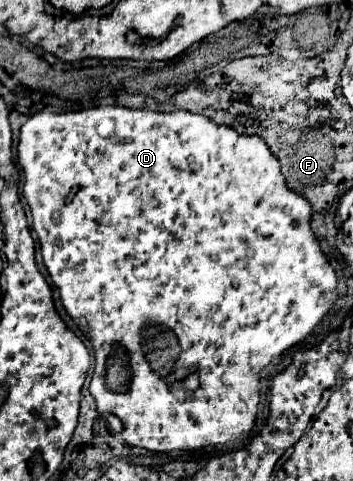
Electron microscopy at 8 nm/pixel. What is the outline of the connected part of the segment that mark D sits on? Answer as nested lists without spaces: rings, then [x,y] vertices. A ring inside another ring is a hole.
[[[99,105],[94,106],[92,109],[84,109],[84,111],[70,111],[70,113],[36,113],[32,115],[24,125],[22,125],[22,131],[20,131],[20,143],[18,143],[18,161],[24,169],[24,177],[26,177],[26,183],[24,183],[24,197],[32,209],[32,219],[34,219],[34,231],[38,233],[38,241],[40,241],[40,251],[42,251],[42,257],[44,257],[44,265],[50,273],[50,279],[52,283],[58,287],[60,291],[60,297],[62,297],[62,305],[64,309],[68,311],[68,315],[72,319],[80,319],[80,317],[86,317],[88,321],[88,333],[90,333],[90,343],[94,347],[94,357],[96,357],[96,367],[94,367],[94,375],[92,375],[92,383],[90,383],[90,393],[94,395],[96,399],[96,405],[98,405],[98,413],[114,413],[122,419],[124,423],[124,431],[122,431],[122,441],[126,441],[128,445],[136,445],[136,447],[144,447],[144,449],[150,449],[150,451],[158,451],[158,453],[170,453],[170,451],[178,451],[178,449],[184,449],[184,451],[192,451],[192,449],[200,449],[200,447],[208,447],[208,445],[224,445],[224,443],[230,443],[234,439],[238,439],[240,435],[244,435],[246,431],[250,431],[254,427],[254,417],[256,417],[256,405],[258,405],[258,383],[260,383],[260,371],[274,359],[278,357],[280,353],[284,353],[286,349],[290,349],[292,345],[296,345],[298,341],[302,341],[318,323],[320,319],[324,317],[324,313],[330,309],[330,303],[332,303],[332,291],[336,289],[336,273],[334,269],[330,267],[330,263],[326,261],[324,253],[320,251],[320,245],[310,229],[310,203],[290,191],[282,179],[282,173],[280,173],[280,163],[276,159],[276,155],[268,149],[268,145],[264,143],[262,137],[258,135],[240,135],[236,133],[234,129],[230,127],[224,127],[224,125],[216,125],[212,123],[210,119],[206,119],[204,115],[196,115],[196,113],[188,113],[188,111],[172,111],[172,113],[154,113],[154,111],[144,111],[144,109],[128,109],[128,107],[118,105]],[[114,347],[124,347],[126,353],[128,353],[128,367],[132,371],[132,377],[130,377],[130,387],[126,391],[120,391],[120,393],[112,393],[108,387],[106,387],[106,361],[108,357],[112,355]],[[192,371],[198,371],[198,383],[194,383],[192,377],[188,377]]]

